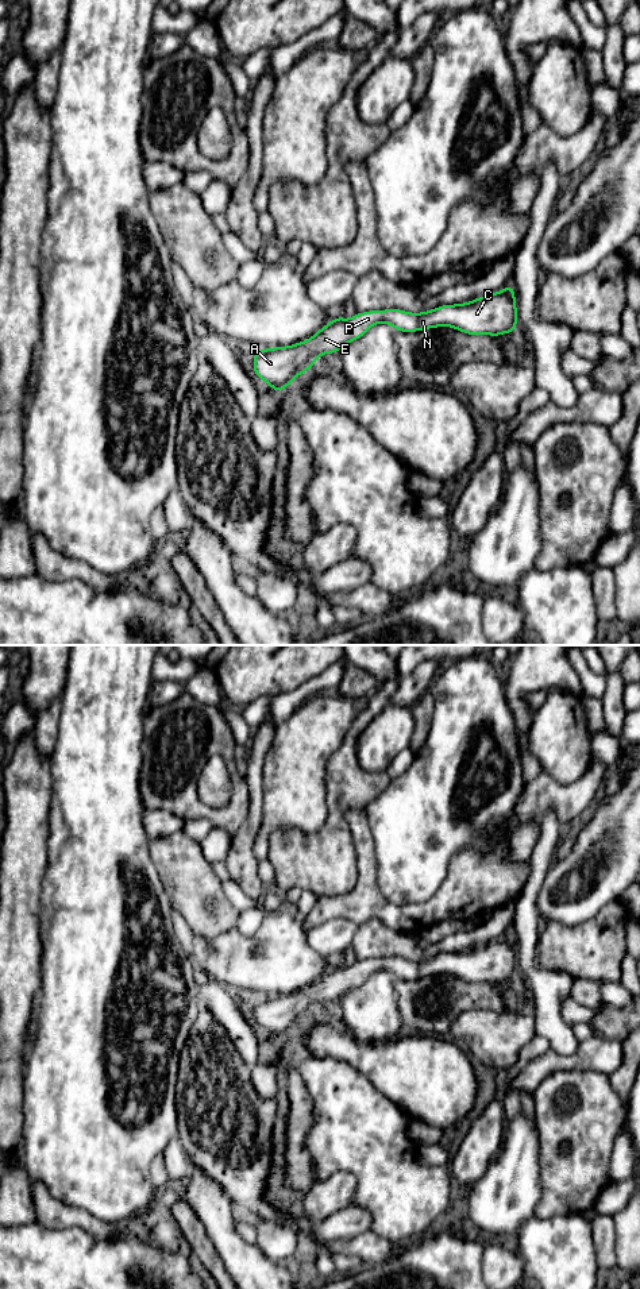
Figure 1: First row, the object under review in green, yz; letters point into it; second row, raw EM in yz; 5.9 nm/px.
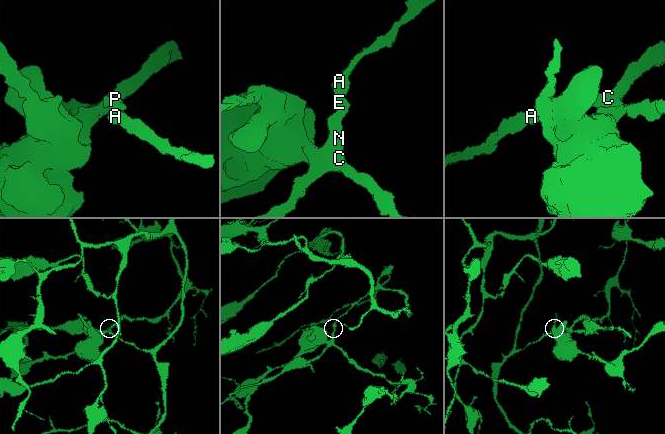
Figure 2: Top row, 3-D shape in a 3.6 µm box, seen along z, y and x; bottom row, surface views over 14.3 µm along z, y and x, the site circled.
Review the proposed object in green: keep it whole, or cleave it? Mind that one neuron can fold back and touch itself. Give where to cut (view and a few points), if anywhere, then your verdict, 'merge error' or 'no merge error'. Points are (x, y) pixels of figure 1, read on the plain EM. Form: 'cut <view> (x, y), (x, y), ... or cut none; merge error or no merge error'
cut none; no merge error

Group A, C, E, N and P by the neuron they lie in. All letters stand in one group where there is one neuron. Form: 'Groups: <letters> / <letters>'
Groups: A C E N P

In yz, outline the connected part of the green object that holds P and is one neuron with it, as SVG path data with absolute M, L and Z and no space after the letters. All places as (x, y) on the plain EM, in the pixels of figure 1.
M508 933L497 941L470 950L442 953L428 960L410 961L401 957L369 958L351 966L336 964L311 987L286 995L257 997L254 1023L274 1039L282 1039L293 1027L308 1019L323 1002L339 1000L346 992L362 985L373 973L386 970L400 980L417 980L451 975L467 983L516 980L517 956L514 937Z

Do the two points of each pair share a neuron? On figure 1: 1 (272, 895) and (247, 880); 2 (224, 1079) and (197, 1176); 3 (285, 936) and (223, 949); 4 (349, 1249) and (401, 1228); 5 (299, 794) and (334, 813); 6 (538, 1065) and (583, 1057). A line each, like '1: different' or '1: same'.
1: different
2: different
3: same
4: different
5: different
6: same

